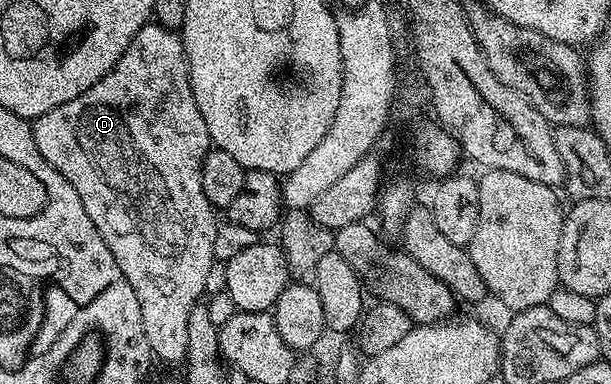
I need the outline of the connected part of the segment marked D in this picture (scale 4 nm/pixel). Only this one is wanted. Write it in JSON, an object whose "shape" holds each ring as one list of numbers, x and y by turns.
{"shape":[[149,22,143,24,138,34,130,42,126,54,118,58,116,65,108,71,90,90,78,94,70,102,62,106,54,106,46,114,42,114,37,120,31,121,32,144,38,146,40,157,50,162,74,190,78,190,78,198,82,198,82,206,86,206,86,214,90,214,90,222,98,226,98,234,110,246,110,254,122,266,122,274,126,274,126,282,134,286,136,295,136,311,142,314,142,330,146,330,146,342,150,342,150,350,157,361,165,360,168,364,176,364,188,355,188,343,186,342,186,322,190,322,190,310,196,304,201,303,206,286,206,274,214,263,212,251,214,250,214,234,218,223,217,209,206,198,206,190,202,190,202,162,206,158,208,149,213,147,210,134,206,130,206,121,202,118,202,110,198,110,198,102,194,102,194,94,190,86,190,70,184,42,179,31,166,29,160,24]]}

